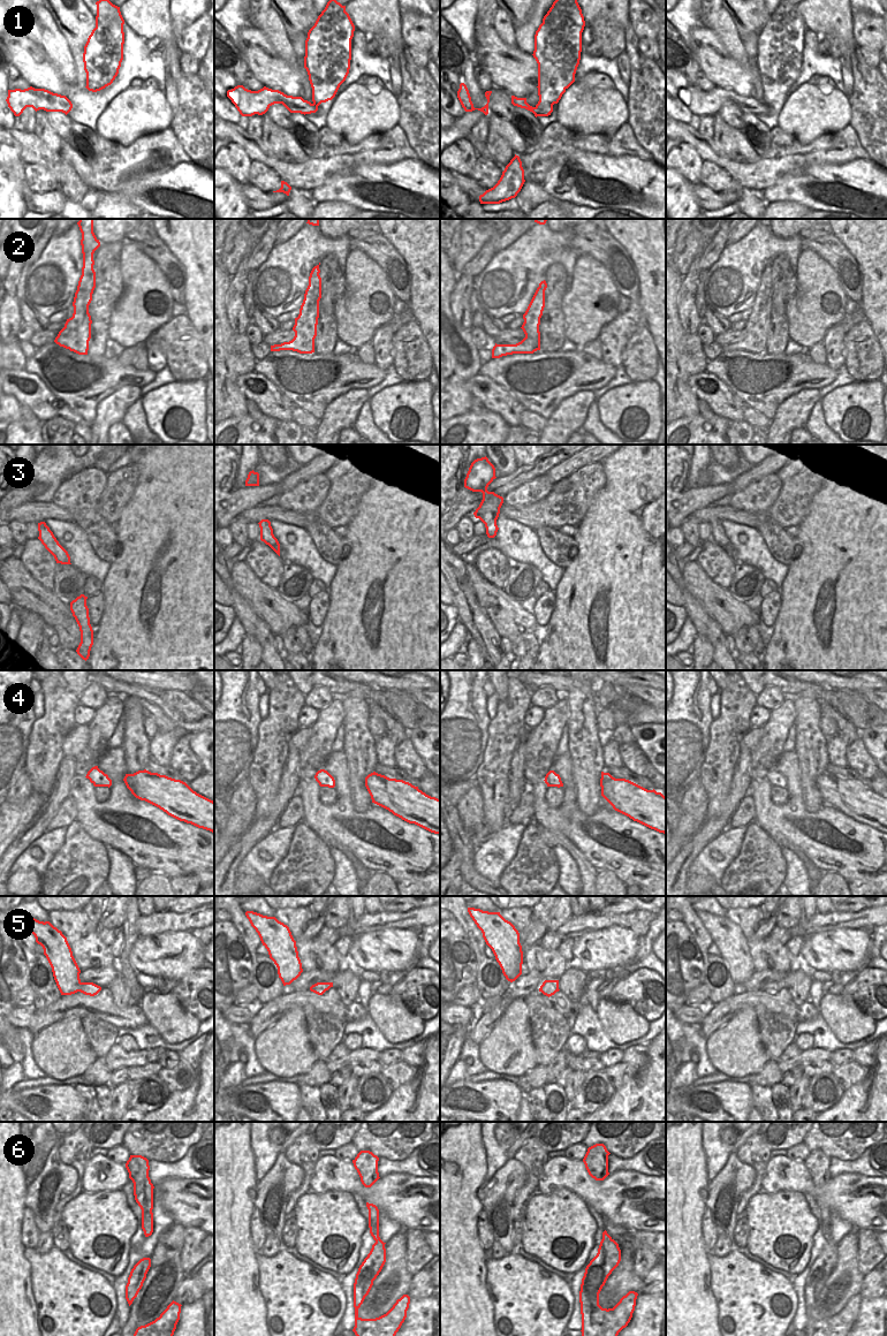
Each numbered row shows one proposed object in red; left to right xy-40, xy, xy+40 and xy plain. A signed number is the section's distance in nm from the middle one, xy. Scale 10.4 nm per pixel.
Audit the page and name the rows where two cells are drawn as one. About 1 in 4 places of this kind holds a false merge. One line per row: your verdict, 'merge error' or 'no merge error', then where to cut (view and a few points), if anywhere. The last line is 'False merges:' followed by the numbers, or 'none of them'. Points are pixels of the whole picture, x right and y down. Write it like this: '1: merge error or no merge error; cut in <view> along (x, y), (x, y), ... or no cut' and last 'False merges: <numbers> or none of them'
1: merge error; cut in xy+40 along (536, 105), (533, 113)
2: no merge error; no cut
3: no merge error; no cut
4: no merge error; no cut
5: no merge error; no cut
6: no merge error; no cut
False merges: 1

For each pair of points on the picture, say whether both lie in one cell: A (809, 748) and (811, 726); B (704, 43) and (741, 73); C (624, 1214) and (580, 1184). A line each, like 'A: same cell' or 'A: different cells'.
A: same cell
B: same cell
C: same cell

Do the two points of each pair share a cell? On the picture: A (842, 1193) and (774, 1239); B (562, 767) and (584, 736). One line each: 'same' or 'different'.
A: different
B: different

